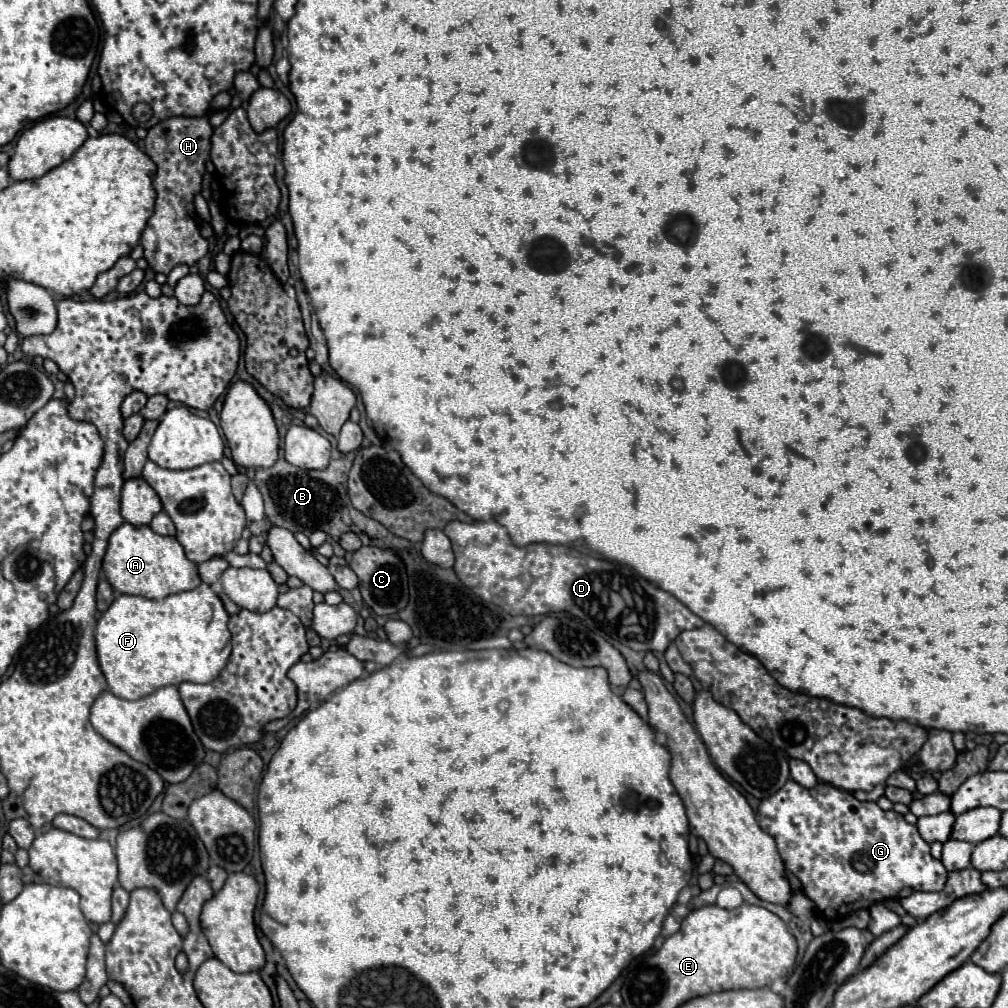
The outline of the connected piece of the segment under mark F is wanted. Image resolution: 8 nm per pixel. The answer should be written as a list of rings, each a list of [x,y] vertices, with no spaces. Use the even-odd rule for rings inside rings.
[[[208,584],[164,600],[118,596],[96,626],[98,662],[110,692],[124,700],[138,700],[170,684],[212,682],[232,652],[226,624],[228,612]]]

